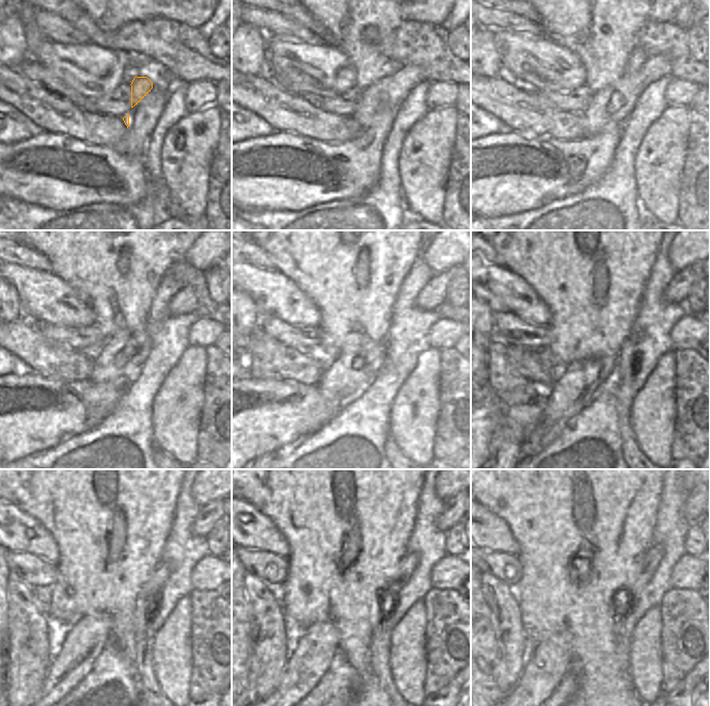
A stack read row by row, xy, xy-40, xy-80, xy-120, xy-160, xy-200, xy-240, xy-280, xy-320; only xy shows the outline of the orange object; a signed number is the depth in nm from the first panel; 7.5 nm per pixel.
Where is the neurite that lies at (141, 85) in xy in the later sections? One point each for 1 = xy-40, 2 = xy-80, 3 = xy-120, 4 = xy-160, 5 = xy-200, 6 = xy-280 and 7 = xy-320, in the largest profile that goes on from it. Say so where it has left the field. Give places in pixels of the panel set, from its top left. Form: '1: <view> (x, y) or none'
1: xy-40 (387, 93)
2: xy-80 (614, 102)
3: xy-120 (122, 356)
4: xy-160 (356, 367)
5: xy-200 (574, 389)
6: xy-280 (305, 666)
7: xy-320 (551, 659)

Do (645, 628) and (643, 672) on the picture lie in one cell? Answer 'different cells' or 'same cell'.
same cell

